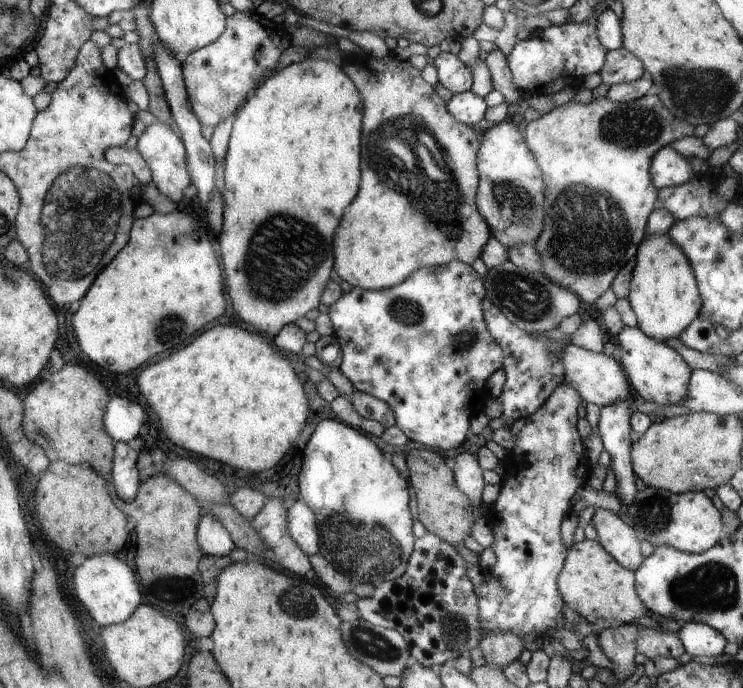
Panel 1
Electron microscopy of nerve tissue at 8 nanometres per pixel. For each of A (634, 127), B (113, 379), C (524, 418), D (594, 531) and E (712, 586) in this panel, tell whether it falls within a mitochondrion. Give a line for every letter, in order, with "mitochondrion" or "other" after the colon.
A: mitochondrion
B: other
C: other
D: other
E: mitochondrion

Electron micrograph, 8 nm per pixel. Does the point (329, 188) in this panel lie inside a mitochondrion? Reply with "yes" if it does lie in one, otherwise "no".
no

